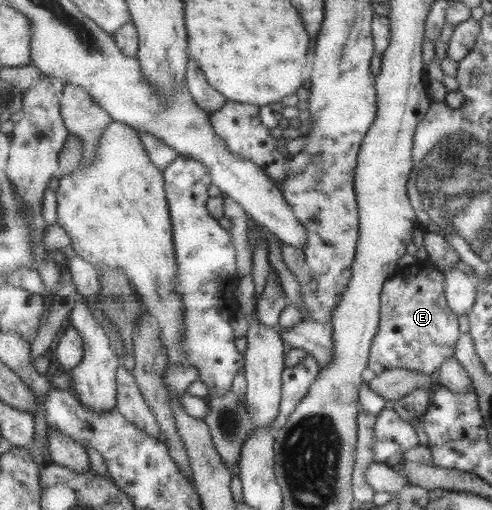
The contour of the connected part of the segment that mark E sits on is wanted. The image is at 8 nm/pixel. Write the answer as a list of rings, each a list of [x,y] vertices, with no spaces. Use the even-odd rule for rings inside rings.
[[[418,262],[414,266],[398,268],[388,277],[380,292],[378,330],[372,339],[366,368],[374,374],[394,368],[406,368],[430,375],[441,366],[445,358],[453,357],[460,332],[456,314],[451,312],[446,303],[443,279],[443,273],[429,262]]]

